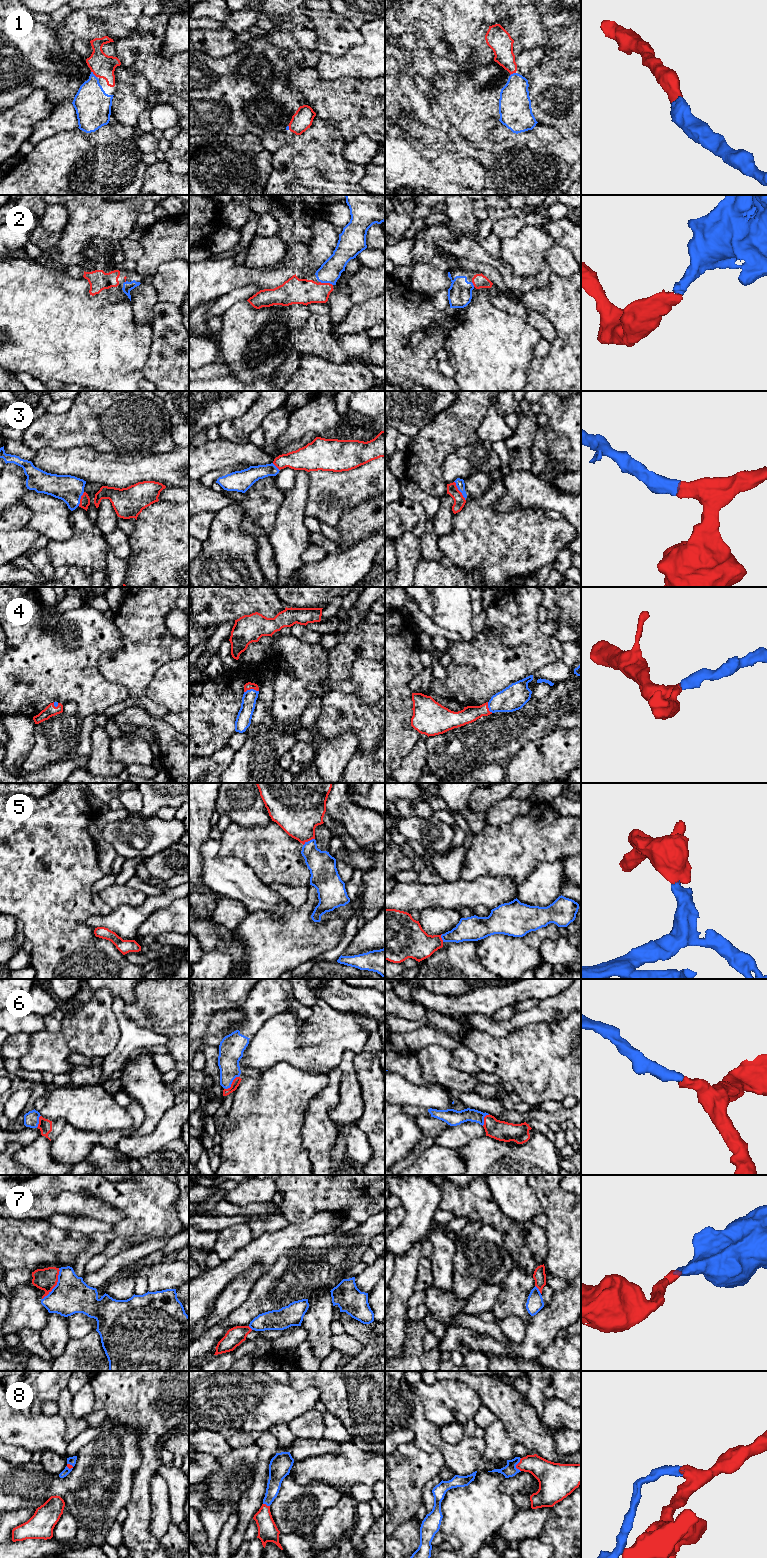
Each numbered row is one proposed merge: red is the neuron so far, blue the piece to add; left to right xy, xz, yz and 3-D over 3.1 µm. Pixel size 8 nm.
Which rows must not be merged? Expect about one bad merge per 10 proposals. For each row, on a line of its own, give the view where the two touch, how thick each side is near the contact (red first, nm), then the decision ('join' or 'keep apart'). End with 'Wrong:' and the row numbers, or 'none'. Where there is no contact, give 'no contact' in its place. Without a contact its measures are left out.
1: meets red in xy; 190 nm thick on the red side, 280 nm on the other; join
2: meets red in xz; 200 nm thick on the red side, 180 nm on the other; join
3: meets red in yz; 100 nm thick on the red side, 70 nm on the other; join
4: meets red in xz; 60 nm thick on the red side, 120 nm on the other; join
5: meets red in xz; 380 nm thick on the red side, 220 nm on the other; join
6: meets red in xz; 60 nm thick on the red side, 190 nm on the other; join
7: meets red in xy; 180 nm thick on the red side, 300 nm on the other; join
8: meets red in yz; 190 nm thick on the red side, 110 nm on the other; join
Wrong: none

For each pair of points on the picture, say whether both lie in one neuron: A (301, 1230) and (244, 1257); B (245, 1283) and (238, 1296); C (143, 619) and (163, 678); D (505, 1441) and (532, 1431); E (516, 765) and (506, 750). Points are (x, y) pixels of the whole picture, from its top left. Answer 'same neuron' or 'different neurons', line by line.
A: same neuron
B: same neuron
C: different neurons
D: different neurons
E: different neurons

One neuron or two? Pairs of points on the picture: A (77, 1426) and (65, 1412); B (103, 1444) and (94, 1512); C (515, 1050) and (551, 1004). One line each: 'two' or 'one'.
A: one
B: one
C: two

